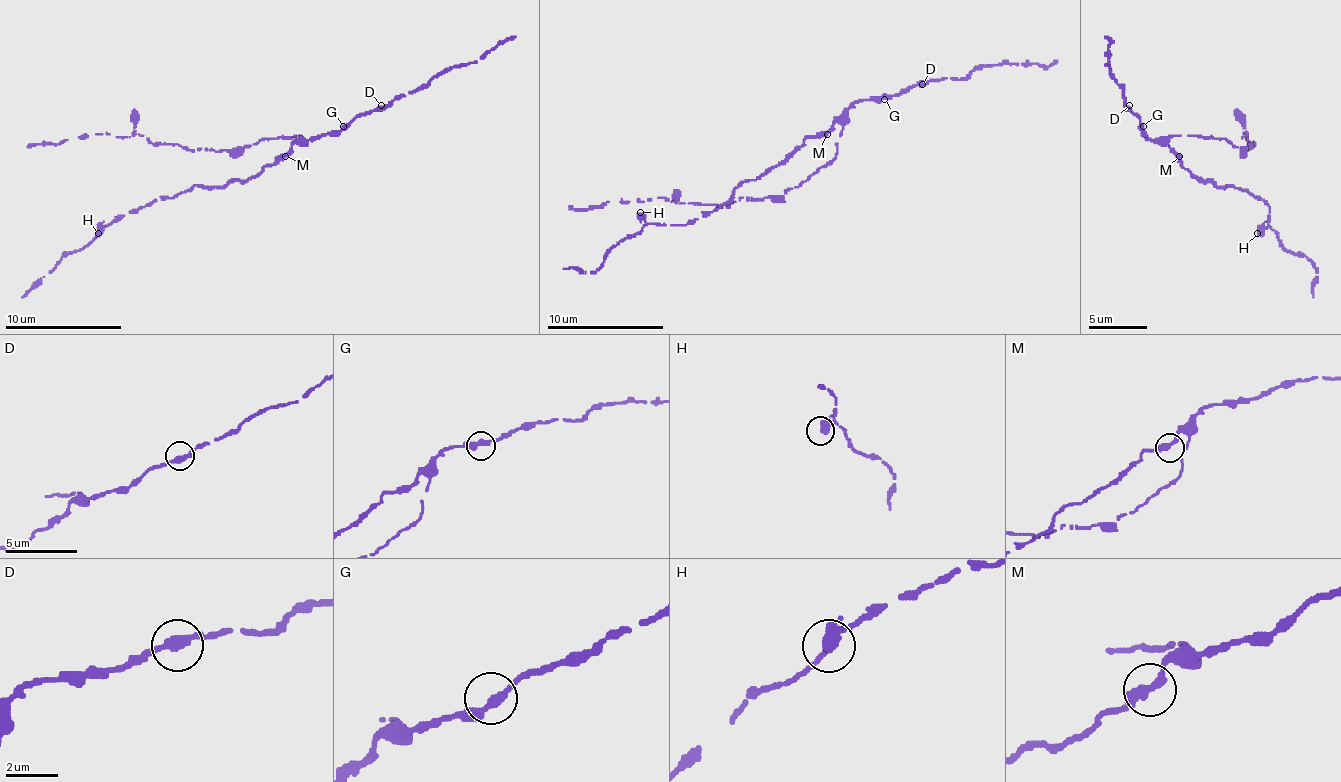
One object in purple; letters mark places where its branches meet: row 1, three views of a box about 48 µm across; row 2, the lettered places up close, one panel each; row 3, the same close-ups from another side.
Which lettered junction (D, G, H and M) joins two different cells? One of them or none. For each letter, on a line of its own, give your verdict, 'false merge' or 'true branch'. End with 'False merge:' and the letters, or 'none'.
D: true branch
G: true branch
H: true branch
M: true branch
False merge: none

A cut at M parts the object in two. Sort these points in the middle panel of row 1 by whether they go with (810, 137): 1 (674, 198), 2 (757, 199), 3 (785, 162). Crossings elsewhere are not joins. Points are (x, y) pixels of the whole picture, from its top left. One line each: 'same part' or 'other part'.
1: other part
2: other part
3: same part

